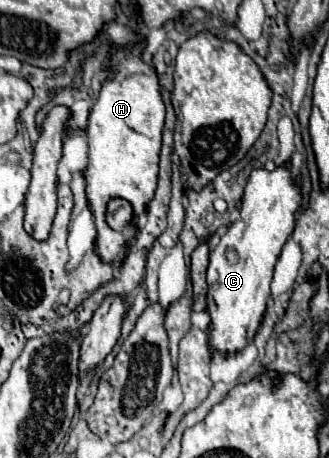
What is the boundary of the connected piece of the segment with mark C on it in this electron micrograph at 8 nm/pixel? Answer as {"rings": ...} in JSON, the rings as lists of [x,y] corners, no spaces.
{"rings":[[[276,166],[272,172],[254,168],[250,172],[242,208],[236,222],[220,236],[220,244],[210,254],[208,266],[208,312],[212,318],[210,346],[214,352],[238,352],[252,342],[254,332],[260,328],[260,318],[270,298],[270,282],[274,264],[294,230],[294,214],[302,208],[300,182],[292,176],[290,168]]]}

